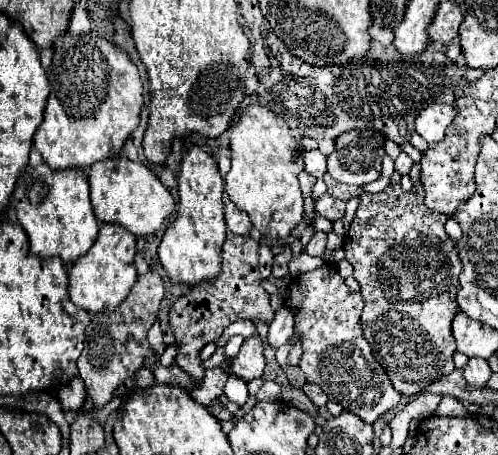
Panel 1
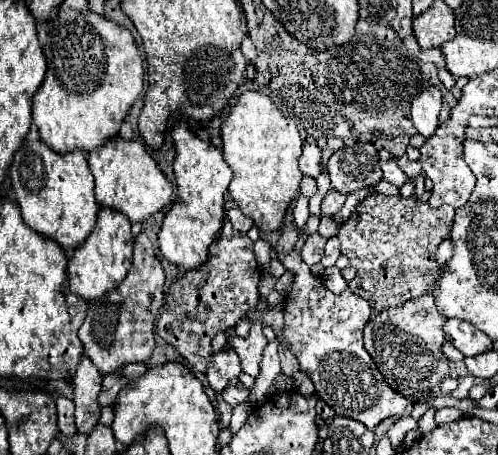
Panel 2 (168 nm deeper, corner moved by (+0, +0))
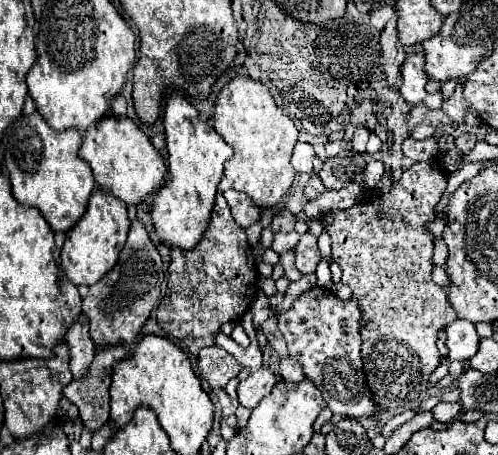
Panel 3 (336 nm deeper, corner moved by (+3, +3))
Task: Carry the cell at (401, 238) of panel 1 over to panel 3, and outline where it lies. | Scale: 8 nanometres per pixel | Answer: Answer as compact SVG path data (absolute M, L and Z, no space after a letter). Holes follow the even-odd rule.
M425 161L425 163L415 163L411 169L403 171L401 179L397 183L393 183L391 191L383 195L381 201L375 201L375 203L357 203L355 207L349 207L349 209L343 209L343 211L325 211L321 213L319 221L323 223L323 229L329 233L331 237L331 249L333 249L333 261L341 267L343 271L343 283L351 287L353 291L353 297L357 299L359 307L361 307L361 329L359 329L359 335L363 339L363 345L361 345L361 361L363 361L363 373L367 377L367 389L371 391L371 399L377 403L379 411L385 411L385 413L403 413L407 409L415 409L421 401L421 395L425 393L425 389L429 387L429 377L431 373L435 371L435 367L441 363L441 355L439 355L439 349L437 349L437 333L441 327L447 327L451 321L457 319L457 313L455 309L451 307L449 299L447 299L447 293L443 291L443 287L435 285L433 279L431 279L431 271L433 271L433 239L429 237L429 233L425 231L425 225L433 219L433 207L439 203L441 199L441 193L445 191L447 187L447 177L435 169L435 163L433 161ZM383 207L383 219L377 219L377 211Z

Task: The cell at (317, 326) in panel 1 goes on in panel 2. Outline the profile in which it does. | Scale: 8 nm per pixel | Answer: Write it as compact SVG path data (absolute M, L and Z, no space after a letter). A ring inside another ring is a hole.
M292 252L290 256L278 256L278 260L294 274L294 286L284 302L284 334L290 340L290 350L300 362L300 370L310 376L310 380L316 386L316 394L320 400L324 400L338 416L346 416L352 420L362 422L366 428L374 428L382 420L390 416L398 416L404 412L404 408L412 402L412 398L402 396L396 392L380 374L378 366L374 364L372 356L366 352L362 342L362 328L370 318L370 306L364 298L354 296L350 290L342 294L330 292L324 282L318 276L312 276L310 268L302 262L298 252Z

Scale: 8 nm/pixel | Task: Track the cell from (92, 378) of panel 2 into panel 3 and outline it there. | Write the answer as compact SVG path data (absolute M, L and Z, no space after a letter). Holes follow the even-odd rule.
M79 315L75 323L69 327L65 341L69 343L71 349L71 371L73 377L83 377L87 373L87 367L95 355L95 345L89 337L89 319L87 315Z

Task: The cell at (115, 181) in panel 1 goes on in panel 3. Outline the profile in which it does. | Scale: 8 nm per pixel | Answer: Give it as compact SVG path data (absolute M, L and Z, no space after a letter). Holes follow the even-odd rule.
M105 115L99 123L91 125L85 131L79 157L89 163L97 185L119 197L125 205L139 203L147 193L159 189L163 183L165 161L161 153L129 117L115 119L115 115Z

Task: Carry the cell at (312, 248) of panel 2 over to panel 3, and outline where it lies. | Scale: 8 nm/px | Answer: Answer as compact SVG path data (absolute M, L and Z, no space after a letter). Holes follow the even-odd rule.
M303 233L297 247L295 247L295 267L297 267L297 271L301 271L303 275L315 273L319 259L321 259L321 255L319 255L319 249L317 249L317 237L313 237L311 233Z

